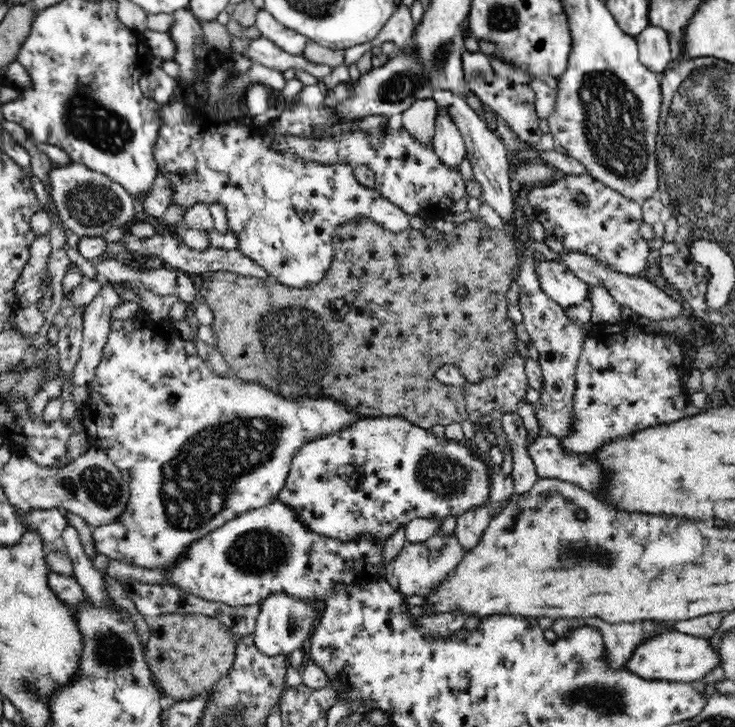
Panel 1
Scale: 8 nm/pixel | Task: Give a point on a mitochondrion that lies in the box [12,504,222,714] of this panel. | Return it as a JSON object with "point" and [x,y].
{"point":[112,651]}

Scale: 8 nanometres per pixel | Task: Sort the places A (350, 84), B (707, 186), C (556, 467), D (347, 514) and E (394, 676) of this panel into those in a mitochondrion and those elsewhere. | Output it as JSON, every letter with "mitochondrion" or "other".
{"A":"other","B":"mitochondrion","C":"other","D":"other","E":"mitochondrion"}

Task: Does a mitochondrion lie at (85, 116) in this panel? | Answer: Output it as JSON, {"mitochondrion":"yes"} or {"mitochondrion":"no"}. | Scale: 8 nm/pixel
{"mitochondrion":"yes"}

